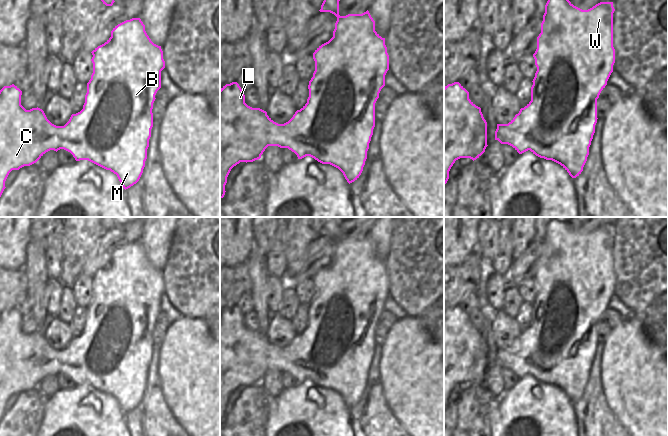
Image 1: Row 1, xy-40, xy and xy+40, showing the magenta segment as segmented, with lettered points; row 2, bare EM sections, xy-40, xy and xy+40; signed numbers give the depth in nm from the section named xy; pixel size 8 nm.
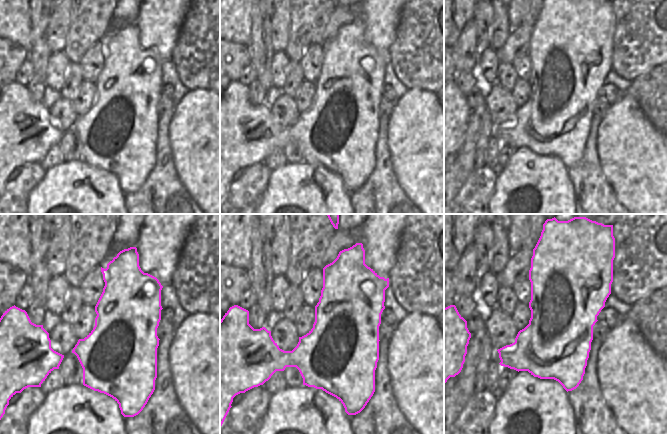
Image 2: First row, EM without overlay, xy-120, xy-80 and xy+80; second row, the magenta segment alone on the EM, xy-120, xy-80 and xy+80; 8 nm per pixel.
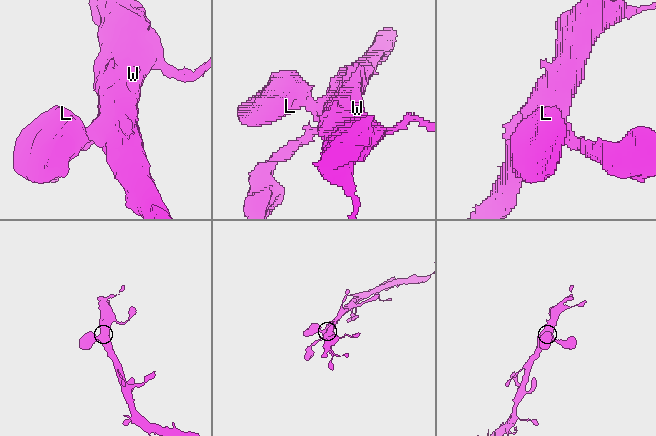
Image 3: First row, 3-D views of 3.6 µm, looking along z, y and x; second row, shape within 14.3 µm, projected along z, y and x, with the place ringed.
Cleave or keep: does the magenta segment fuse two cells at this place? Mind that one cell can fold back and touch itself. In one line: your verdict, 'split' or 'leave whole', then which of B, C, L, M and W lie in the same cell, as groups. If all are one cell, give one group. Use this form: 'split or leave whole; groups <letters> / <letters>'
leave whole; groups B C L M W

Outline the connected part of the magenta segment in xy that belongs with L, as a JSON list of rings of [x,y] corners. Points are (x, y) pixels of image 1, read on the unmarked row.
[[[328,217],[321,229],[320,236],[330,236],[337,241],[333,261],[313,277],[315,295],[309,305],[307,327],[288,346],[278,348],[266,335],[248,330],[244,316],[237,306],[226,308],[220,313],[220,422],[225,419],[225,409],[231,393],[240,386],[260,383],[268,370],[288,372],[298,383],[310,380],[322,388],[330,388],[343,397],[349,408],[361,399],[375,351],[375,327],[385,310],[385,299],[389,294],[389,279],[385,262],[375,255],[375,245],[369,235],[340,240],[340,223],[337,217]]]

